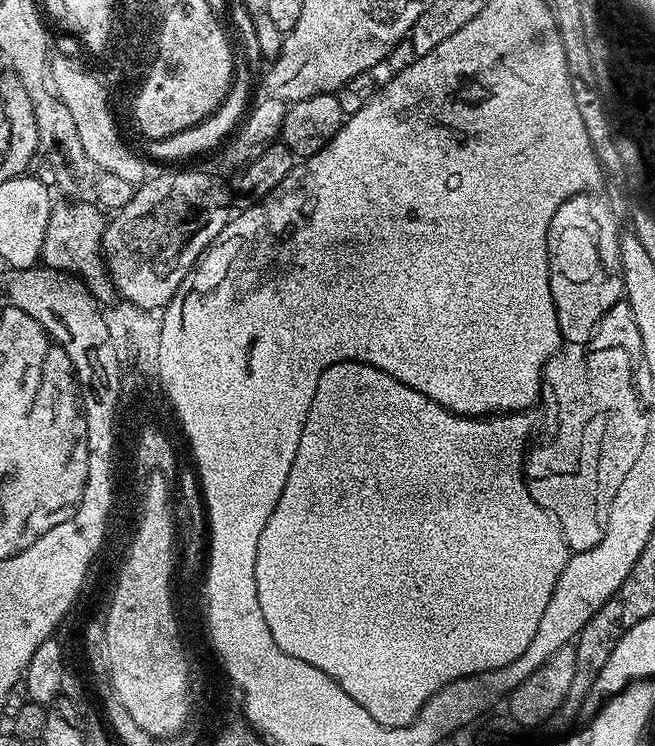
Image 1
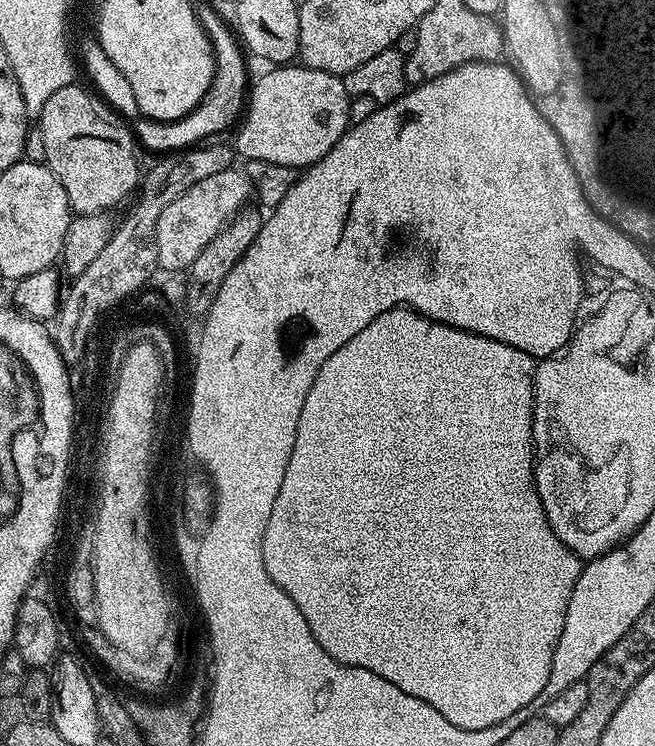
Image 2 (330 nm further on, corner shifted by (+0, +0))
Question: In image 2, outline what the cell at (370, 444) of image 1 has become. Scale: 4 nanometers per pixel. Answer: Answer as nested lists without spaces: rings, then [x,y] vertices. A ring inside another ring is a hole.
[[[411,306],[391,308],[378,314],[378,318],[374,318],[374,322],[370,322],[370,326],[366,326],[366,330],[354,334],[354,338],[350,338],[350,342],[346,342],[346,346],[334,350],[334,354],[330,354],[330,358],[326,358],[326,362],[322,362],[322,370],[318,370],[314,382],[308,385],[306,398],[300,402],[298,430],[293,435],[294,450],[290,454],[290,462],[286,466],[286,478],[282,478],[282,490],[278,490],[278,498],[274,498],[274,510],[270,510],[270,522],[266,522],[264,539],[260,545],[264,555],[264,569],[269,581],[275,584],[279,591],[290,594],[294,606],[298,606],[298,610],[302,610],[302,618],[306,618],[306,626],[310,626],[310,634],[314,634],[314,638],[318,638],[318,646],[322,646],[322,650],[326,650],[326,654],[330,654],[330,658],[334,658],[339,664],[365,668],[382,678],[386,678],[386,682],[398,686],[398,690],[402,690],[414,698],[422,698],[422,702],[426,702],[431,708],[438,710],[438,714],[442,714],[442,718],[446,718],[446,722],[450,722],[455,728],[462,730],[486,730],[498,722],[506,722],[506,718],[518,714],[518,710],[530,706],[530,702],[534,702],[534,698],[538,698],[538,694],[542,694],[542,690],[550,678],[550,670],[554,662],[554,646],[558,646],[558,642],[562,638],[562,630],[566,626],[566,610],[570,606],[574,586],[582,571],[580,557],[557,538],[556,532],[548,521],[548,515],[544,513],[543,502],[537,495],[531,495],[531,489],[534,488],[534,478],[532,477],[530,461],[524,453],[523,443],[524,424],[530,419],[530,412],[532,411],[532,381],[536,374],[536,365],[537,361],[523,347],[491,340],[461,328],[452,328],[448,324],[440,324],[428,316],[423,316],[421,312],[415,312]]]

